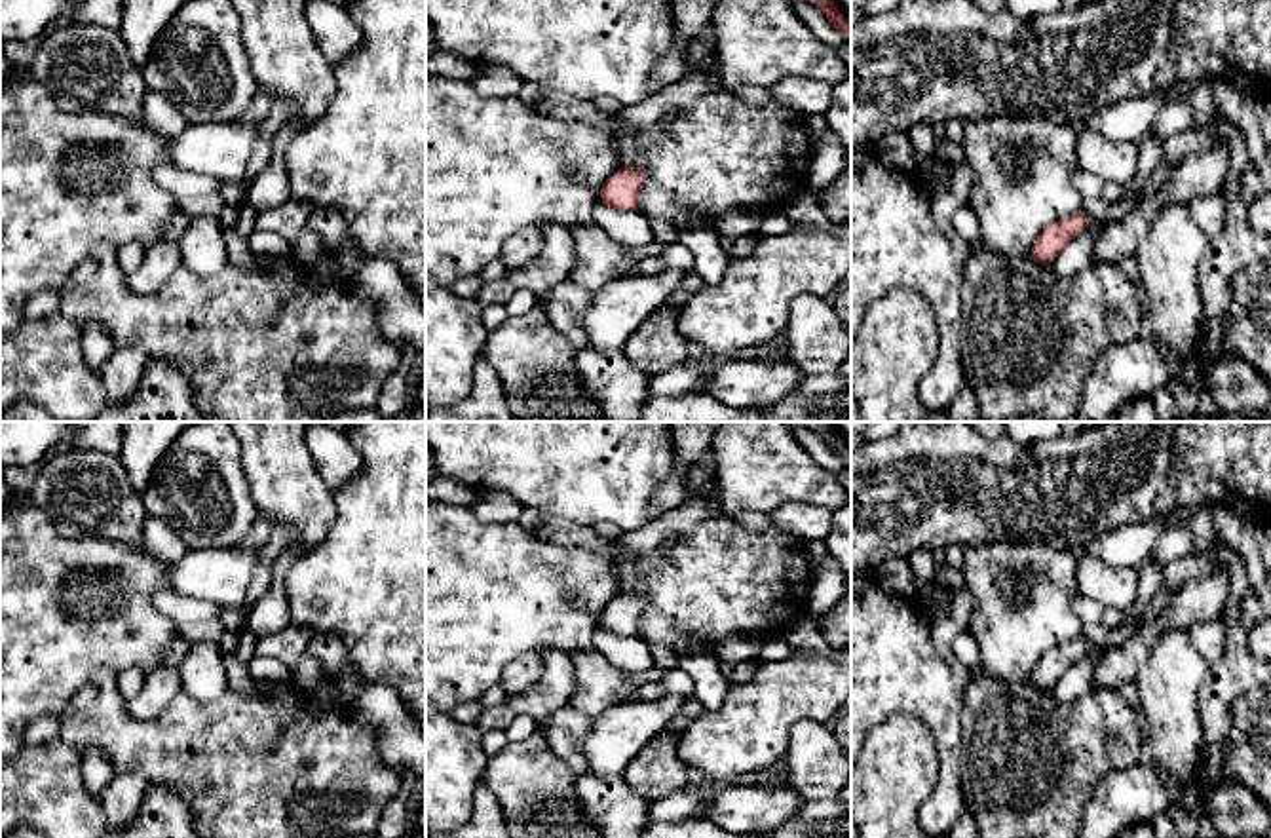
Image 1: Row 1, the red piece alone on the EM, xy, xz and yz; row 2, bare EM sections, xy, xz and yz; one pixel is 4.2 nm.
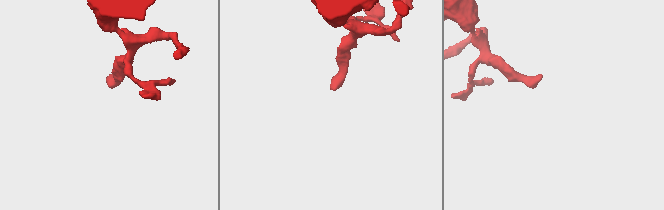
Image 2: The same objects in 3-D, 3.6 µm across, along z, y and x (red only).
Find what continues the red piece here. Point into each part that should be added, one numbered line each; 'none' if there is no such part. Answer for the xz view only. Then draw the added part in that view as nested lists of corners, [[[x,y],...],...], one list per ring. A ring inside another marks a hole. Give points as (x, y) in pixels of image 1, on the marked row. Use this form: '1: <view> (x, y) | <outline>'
none

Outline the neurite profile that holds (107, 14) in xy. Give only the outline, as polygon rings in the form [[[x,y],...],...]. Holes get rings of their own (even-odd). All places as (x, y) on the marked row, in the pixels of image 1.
[[[72,0],[68,19],[78,25],[104,27],[118,30],[123,0]]]

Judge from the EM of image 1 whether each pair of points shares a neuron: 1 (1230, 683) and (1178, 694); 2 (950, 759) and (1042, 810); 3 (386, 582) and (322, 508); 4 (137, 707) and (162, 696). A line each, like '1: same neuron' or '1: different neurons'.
1: different neurons
2: different neurons
3: different neurons
4: same neuron

